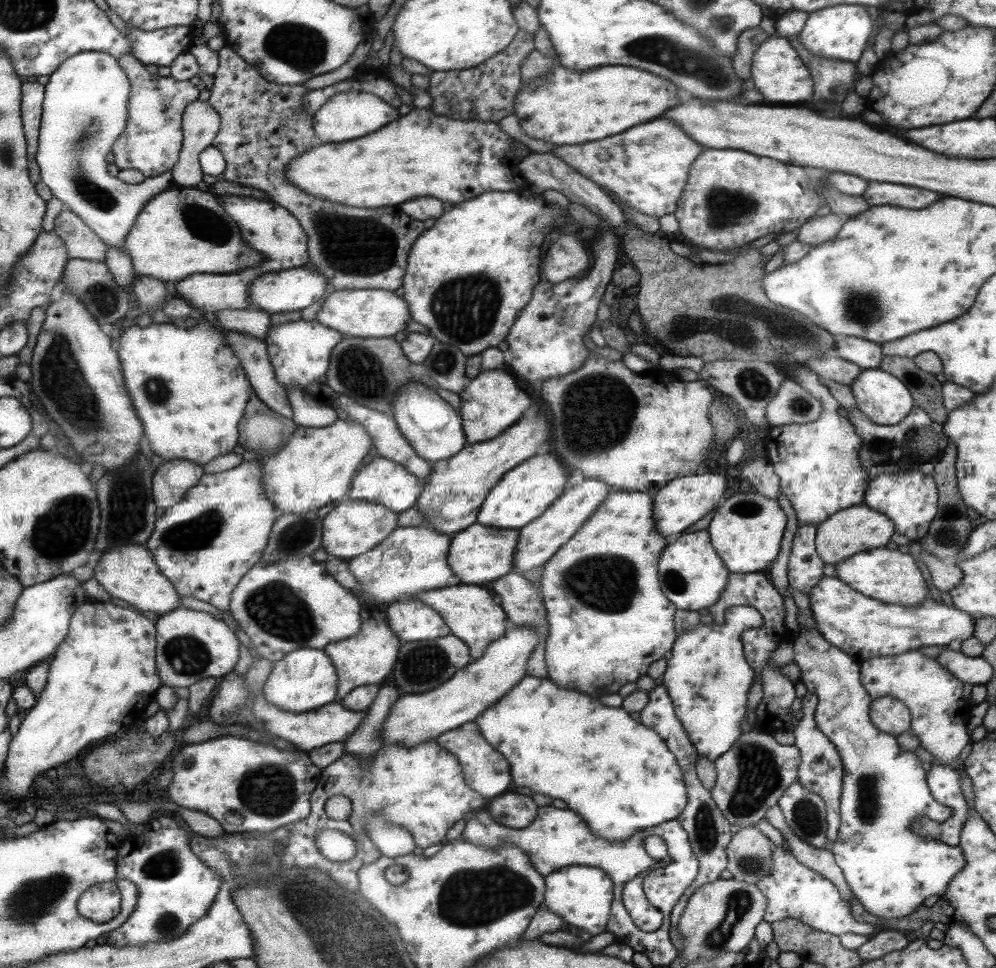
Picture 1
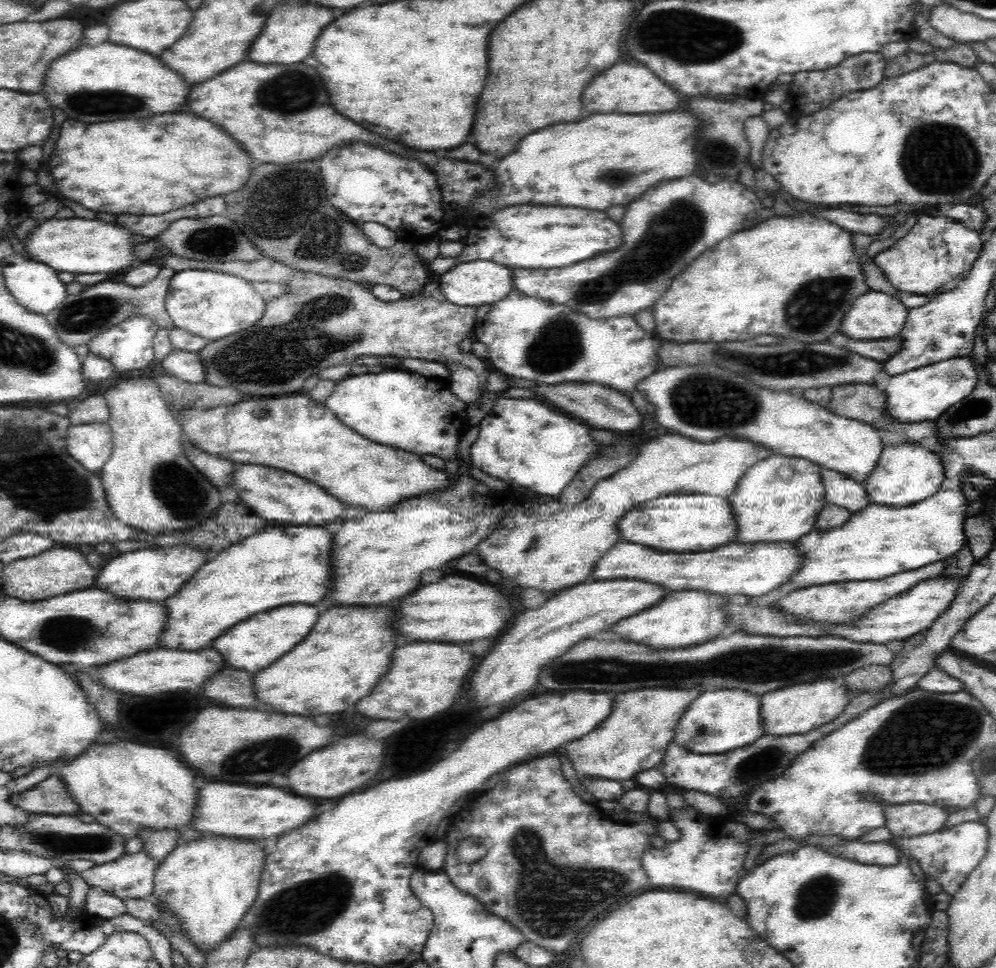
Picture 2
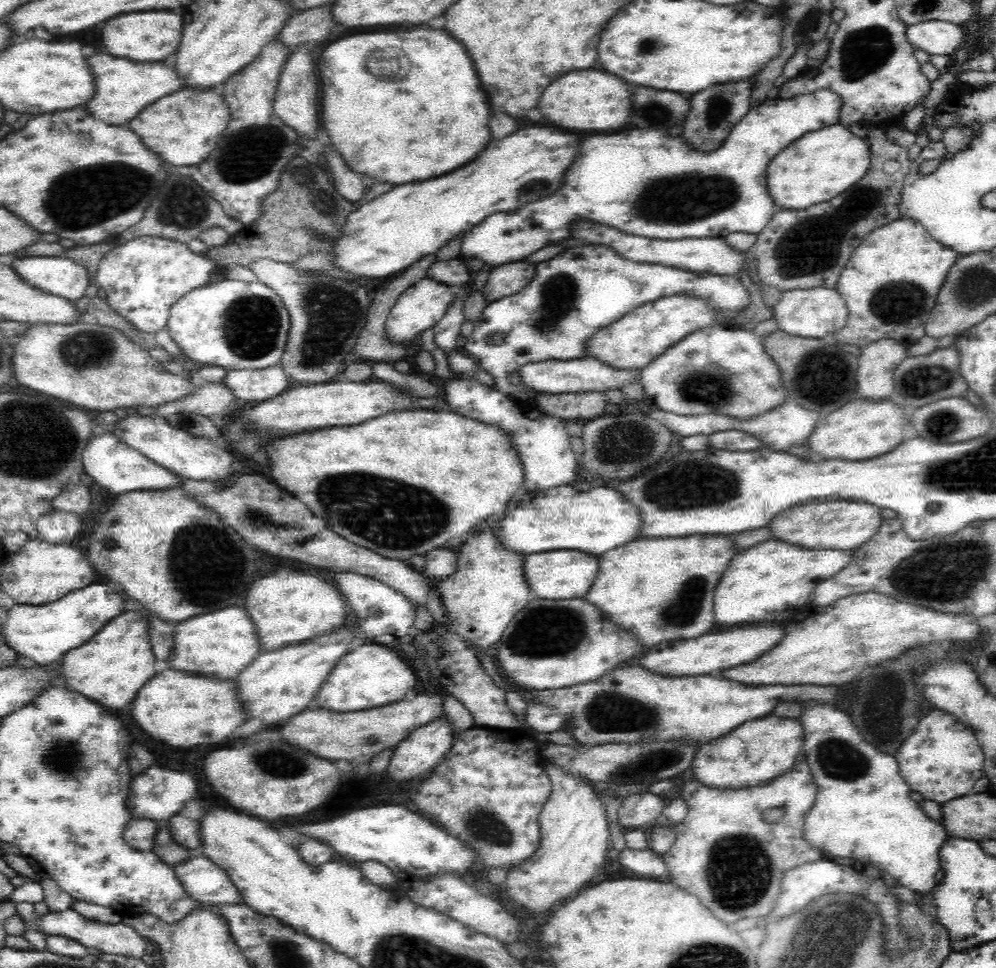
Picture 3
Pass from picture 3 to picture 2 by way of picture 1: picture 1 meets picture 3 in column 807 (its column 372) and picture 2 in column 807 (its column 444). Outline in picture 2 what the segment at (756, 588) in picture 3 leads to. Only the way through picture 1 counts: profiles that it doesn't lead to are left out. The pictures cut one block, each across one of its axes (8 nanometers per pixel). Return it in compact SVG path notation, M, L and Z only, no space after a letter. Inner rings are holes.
M944 479L938 492L908 507L875 506L870 503L866 508L851 514L850 520L832 530L816 530L806 533L794 541L798 552L799 568L790 576L788 586L792 590L806 586L825 585L860 580L882 580L898 572L914 571L916 568L946 560L964 548L964 514L968 510L968 500L962 493L963 480Z

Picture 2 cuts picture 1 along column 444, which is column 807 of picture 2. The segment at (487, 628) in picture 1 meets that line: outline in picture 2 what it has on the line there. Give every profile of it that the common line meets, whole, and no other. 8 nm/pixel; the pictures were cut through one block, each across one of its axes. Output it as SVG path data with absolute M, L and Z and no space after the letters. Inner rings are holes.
M962 548L958 554L944 562L934 562L926 568L918 568L916 572L900 572L896 576L888 576L882 580L860 580L841 583L830 583L825 585L814 585L810 588L790 592L788 596L776 600L778 608L786 608L792 616L802 616L802 620L814 620L818 624L846 624L850 620L858 620L862 612L870 612L870 608L878 606L880 602L886 602L888 598L910 590L912 586L922 582L922 580L934 577L950 577L950 579L964 578L973 566L973 556L970 548Z

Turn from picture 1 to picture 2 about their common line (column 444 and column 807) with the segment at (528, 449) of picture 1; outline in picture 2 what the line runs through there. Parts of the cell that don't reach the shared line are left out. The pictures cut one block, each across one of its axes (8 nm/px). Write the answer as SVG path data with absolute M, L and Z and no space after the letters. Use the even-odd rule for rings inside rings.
M773 454L768 456L766 460L758 461L751 466L745 475L742 476L736 492L730 496L730 506L732 512L736 514L736 524L734 532L734 544L784 544L792 543L807 532L815 528L818 514L822 512L822 508L828 503L824 496L824 487L820 477L821 466L810 462L808 459L800 457L787 457L784 455Z

